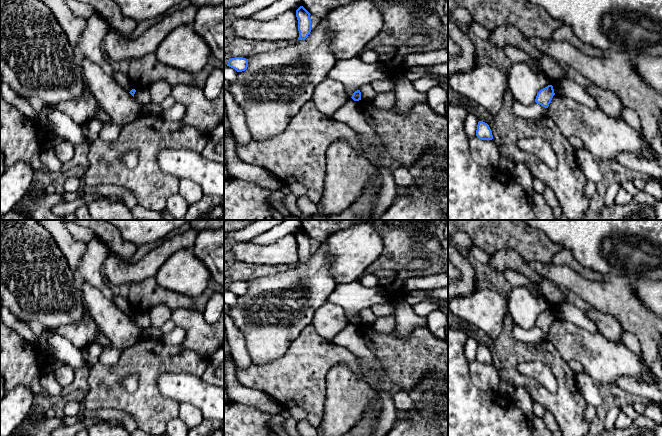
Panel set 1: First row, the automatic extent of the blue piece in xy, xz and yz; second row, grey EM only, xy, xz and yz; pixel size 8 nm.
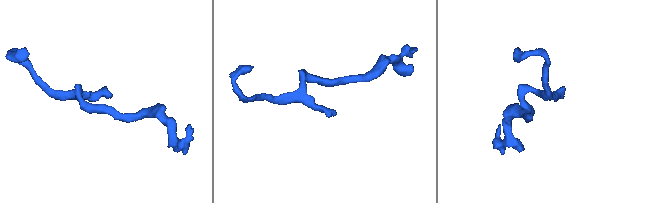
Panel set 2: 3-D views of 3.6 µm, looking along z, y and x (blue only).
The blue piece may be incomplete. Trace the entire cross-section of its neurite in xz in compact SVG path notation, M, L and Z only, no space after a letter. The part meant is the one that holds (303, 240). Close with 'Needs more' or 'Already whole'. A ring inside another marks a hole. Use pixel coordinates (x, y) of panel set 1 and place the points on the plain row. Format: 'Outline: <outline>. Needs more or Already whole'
Outline: M300 230L296 234L296 241L298 244L298 264L305 264L311 256L311 242L310 237L303 231Z. Already whole

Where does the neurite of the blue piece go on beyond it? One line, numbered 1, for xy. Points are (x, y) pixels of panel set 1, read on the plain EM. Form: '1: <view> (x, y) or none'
1: none

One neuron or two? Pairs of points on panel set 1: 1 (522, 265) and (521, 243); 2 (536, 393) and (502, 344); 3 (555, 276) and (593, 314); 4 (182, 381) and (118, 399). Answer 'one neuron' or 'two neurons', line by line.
1: two neurons
2: one neuron
3: two neurons
4: two neurons

